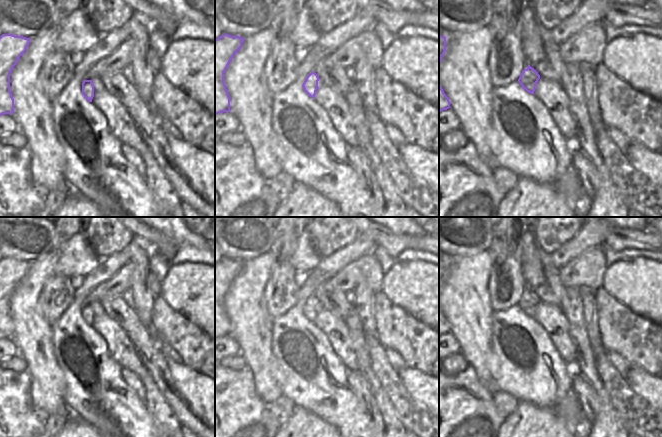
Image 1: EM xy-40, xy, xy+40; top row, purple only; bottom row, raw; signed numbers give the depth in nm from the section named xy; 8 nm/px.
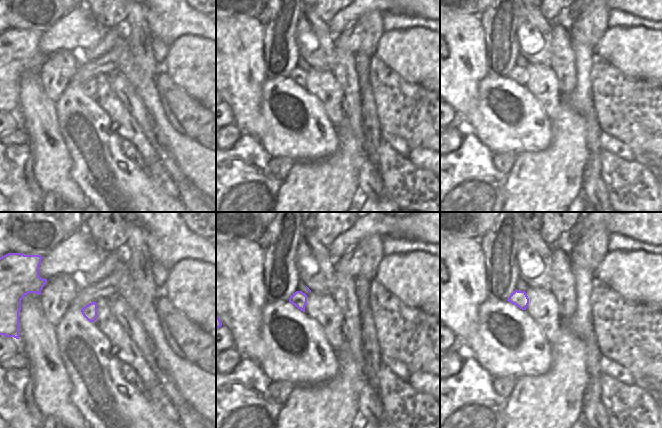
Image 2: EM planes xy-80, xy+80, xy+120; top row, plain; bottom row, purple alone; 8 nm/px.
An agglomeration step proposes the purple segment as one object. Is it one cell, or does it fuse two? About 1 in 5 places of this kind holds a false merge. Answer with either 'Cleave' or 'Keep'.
Keep.

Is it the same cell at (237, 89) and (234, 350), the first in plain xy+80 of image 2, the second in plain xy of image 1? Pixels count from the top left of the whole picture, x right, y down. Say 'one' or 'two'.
two

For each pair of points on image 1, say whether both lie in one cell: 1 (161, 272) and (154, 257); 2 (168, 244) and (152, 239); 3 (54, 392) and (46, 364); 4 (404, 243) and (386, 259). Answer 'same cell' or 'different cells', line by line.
1: same cell
2: same cell
3: same cell
4: different cells

